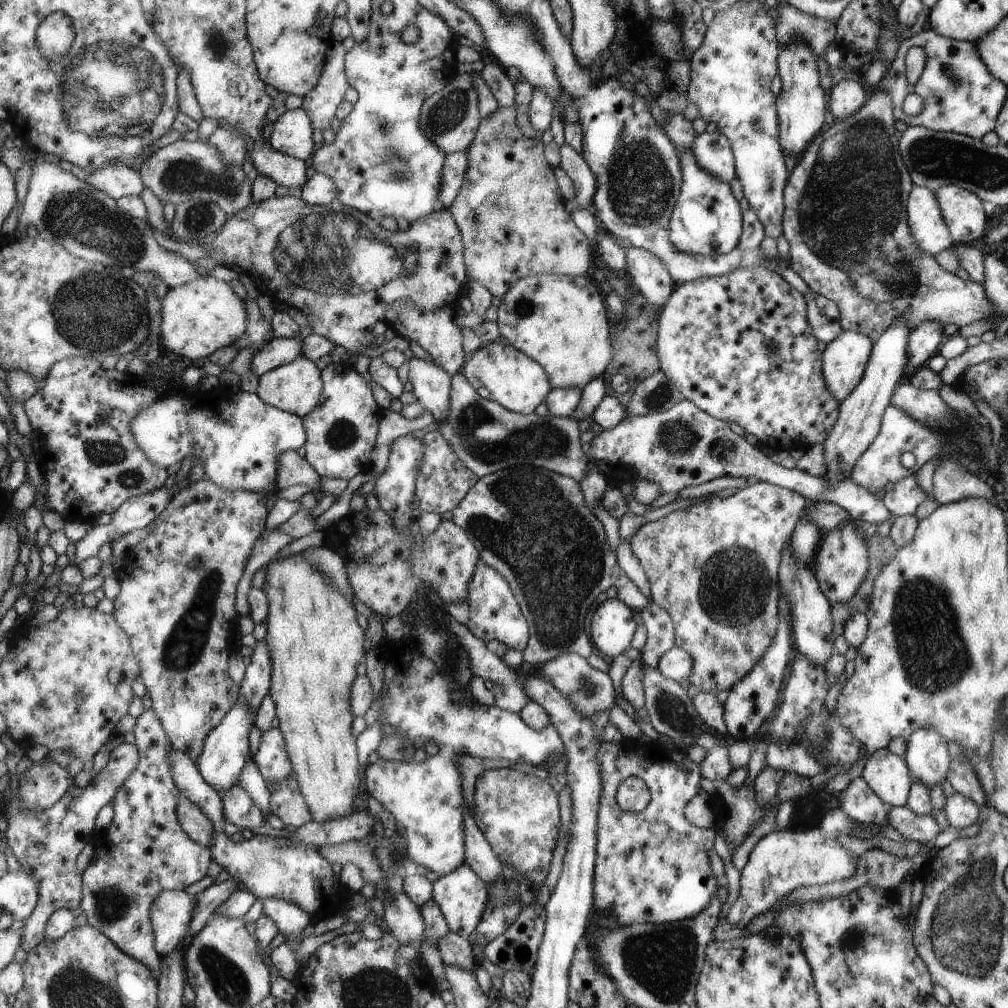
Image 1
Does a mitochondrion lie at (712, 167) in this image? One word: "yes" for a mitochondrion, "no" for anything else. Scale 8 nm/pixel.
no

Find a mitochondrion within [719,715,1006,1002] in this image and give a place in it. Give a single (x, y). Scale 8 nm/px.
(965, 930)

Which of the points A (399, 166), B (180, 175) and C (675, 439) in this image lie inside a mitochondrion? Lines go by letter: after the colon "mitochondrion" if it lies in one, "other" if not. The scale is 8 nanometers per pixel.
A: mitochondrion
B: mitochondrion
C: mitochondrion

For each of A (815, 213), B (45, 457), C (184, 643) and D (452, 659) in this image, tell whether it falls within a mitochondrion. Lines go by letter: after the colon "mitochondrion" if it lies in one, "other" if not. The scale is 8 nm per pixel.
A: mitochondrion
B: other
C: mitochondrion
D: mitochondrion

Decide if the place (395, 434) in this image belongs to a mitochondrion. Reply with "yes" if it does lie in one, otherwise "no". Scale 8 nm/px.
no

